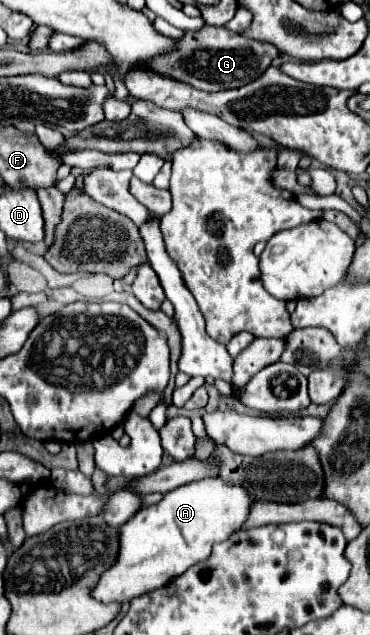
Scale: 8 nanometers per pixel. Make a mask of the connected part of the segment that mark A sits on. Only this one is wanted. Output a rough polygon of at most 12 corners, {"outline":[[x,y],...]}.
{"outline":[[187,483],[119,529],[95,599],[127,603],[209,559],[255,499]]}

